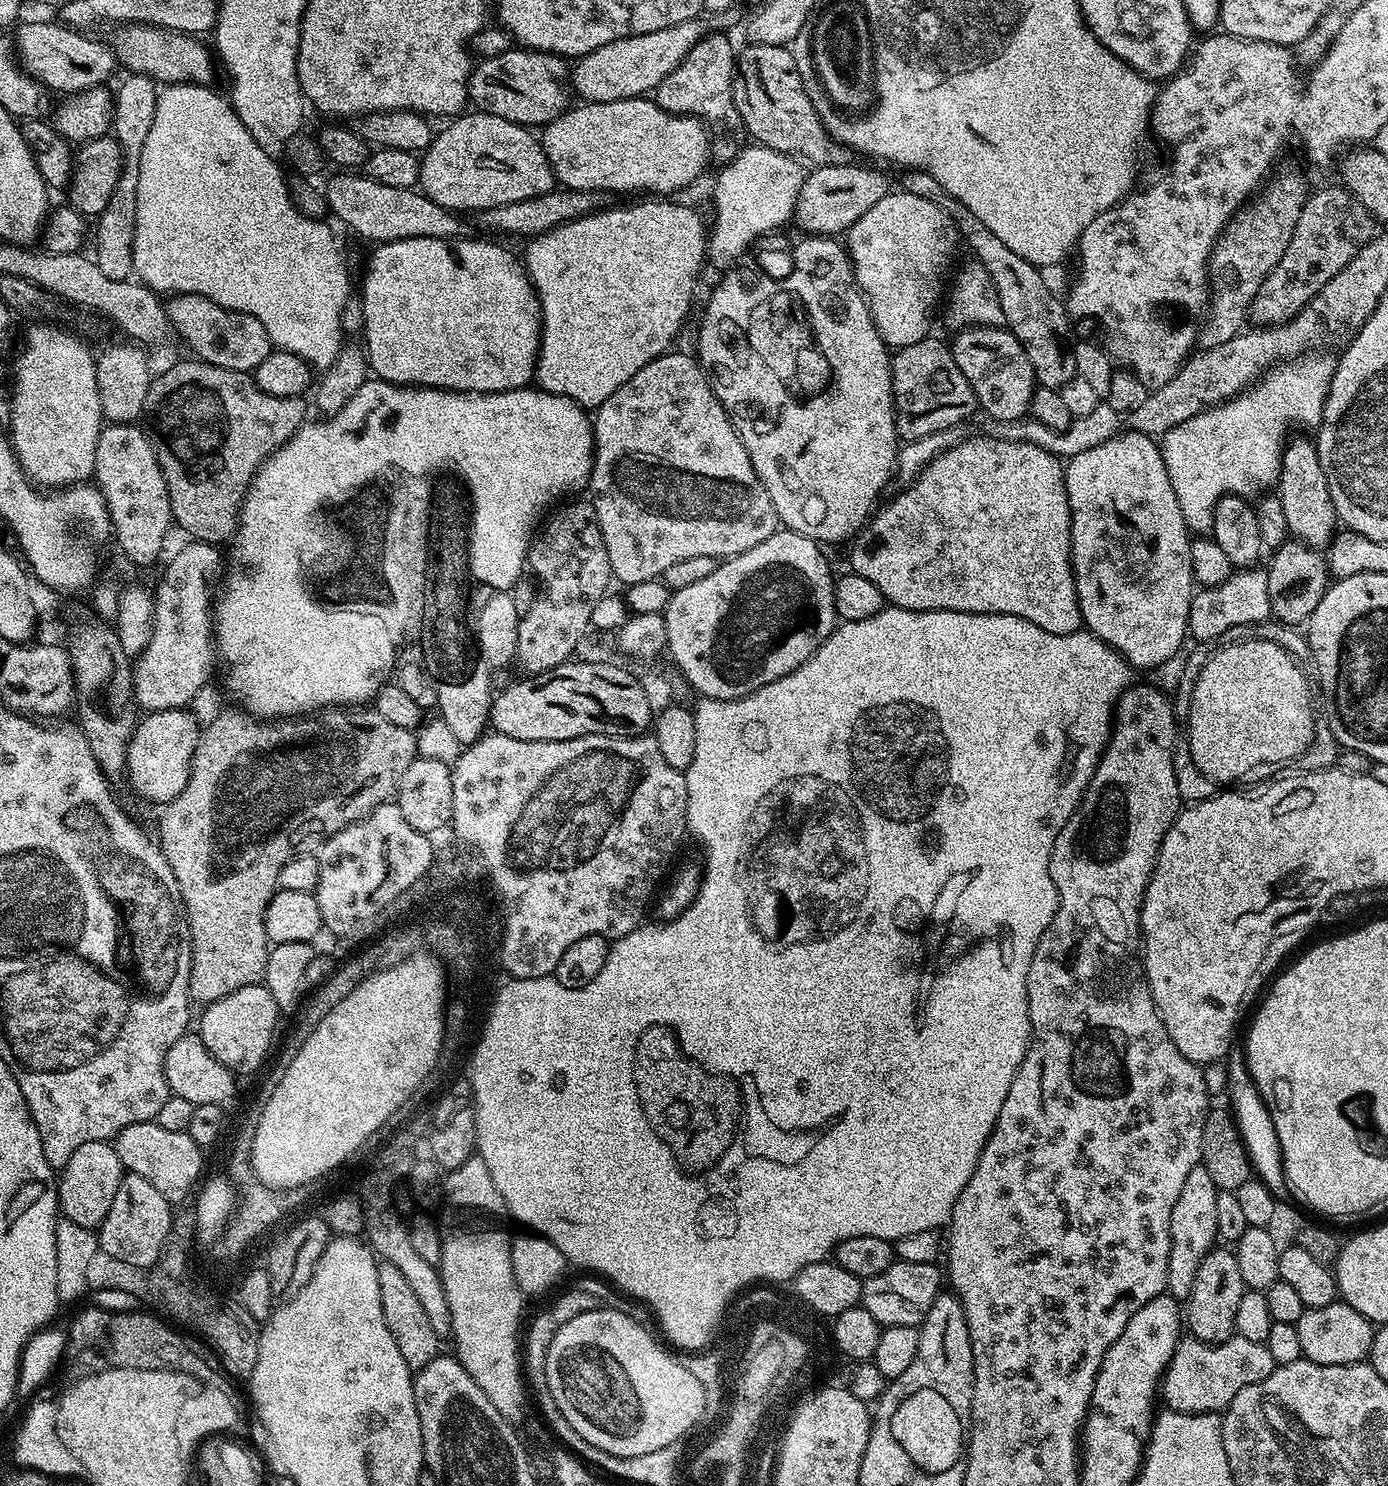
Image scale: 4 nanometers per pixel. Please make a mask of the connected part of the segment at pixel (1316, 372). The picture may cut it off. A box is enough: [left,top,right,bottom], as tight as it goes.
[1159,354,1334,533]

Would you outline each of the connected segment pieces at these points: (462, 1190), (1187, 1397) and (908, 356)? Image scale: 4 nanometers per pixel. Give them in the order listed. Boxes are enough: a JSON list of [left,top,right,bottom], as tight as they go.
[[438,1154,526,1422],[1158,1335,1278,1413],[892,338,978,441]]

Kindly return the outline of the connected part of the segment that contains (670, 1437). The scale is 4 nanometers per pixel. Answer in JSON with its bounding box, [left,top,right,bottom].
[546,1306,704,1456]

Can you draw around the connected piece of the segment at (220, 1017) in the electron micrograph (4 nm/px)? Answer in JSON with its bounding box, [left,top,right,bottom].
[198,983,278,1074]

